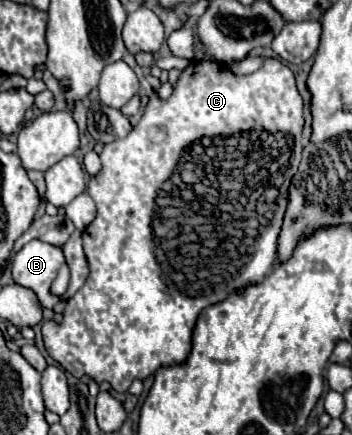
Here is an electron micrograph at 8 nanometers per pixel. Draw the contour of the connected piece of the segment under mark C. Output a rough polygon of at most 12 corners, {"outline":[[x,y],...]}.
{"outline":[[193,60],[103,146],[45,350],[127,392],[265,280],[293,72]]}

